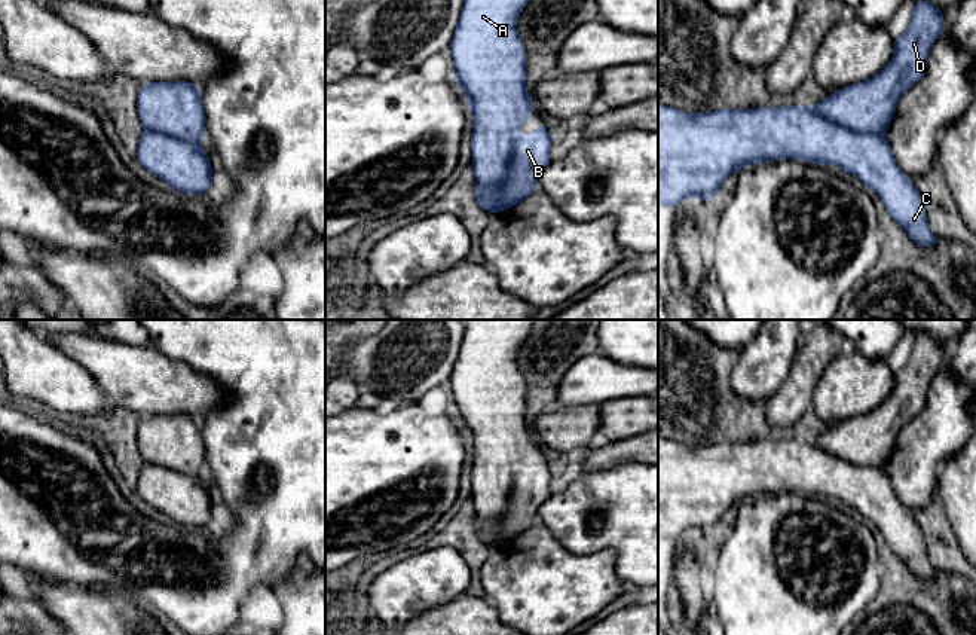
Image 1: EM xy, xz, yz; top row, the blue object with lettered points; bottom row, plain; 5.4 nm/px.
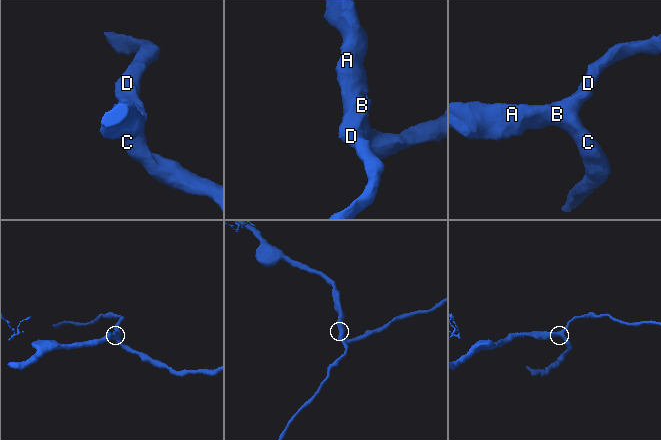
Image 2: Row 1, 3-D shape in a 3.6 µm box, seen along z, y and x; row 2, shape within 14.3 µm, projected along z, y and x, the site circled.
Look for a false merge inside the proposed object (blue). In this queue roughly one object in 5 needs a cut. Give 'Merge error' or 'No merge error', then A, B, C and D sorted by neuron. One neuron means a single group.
No merge error. Groups: A B C D

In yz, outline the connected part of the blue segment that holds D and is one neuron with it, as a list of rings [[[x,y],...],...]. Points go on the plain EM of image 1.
[[[917,333],[906,364],[894,372],[891,394],[871,412],[848,418],[811,440],[723,442],[689,448],[658,437],[658,538],[677,540],[686,531],[712,534],[732,504],[764,494],[835,497],[875,523],[888,547],[917,578],[937,578],[921,526],[894,495],[885,464],[903,425],[924,409],[928,387],[945,355],[940,342],[930,333]]]

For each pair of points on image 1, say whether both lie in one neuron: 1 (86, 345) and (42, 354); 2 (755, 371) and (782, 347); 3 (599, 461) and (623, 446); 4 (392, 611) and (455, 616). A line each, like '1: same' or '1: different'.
1: different
2: same
3: same
4: different

